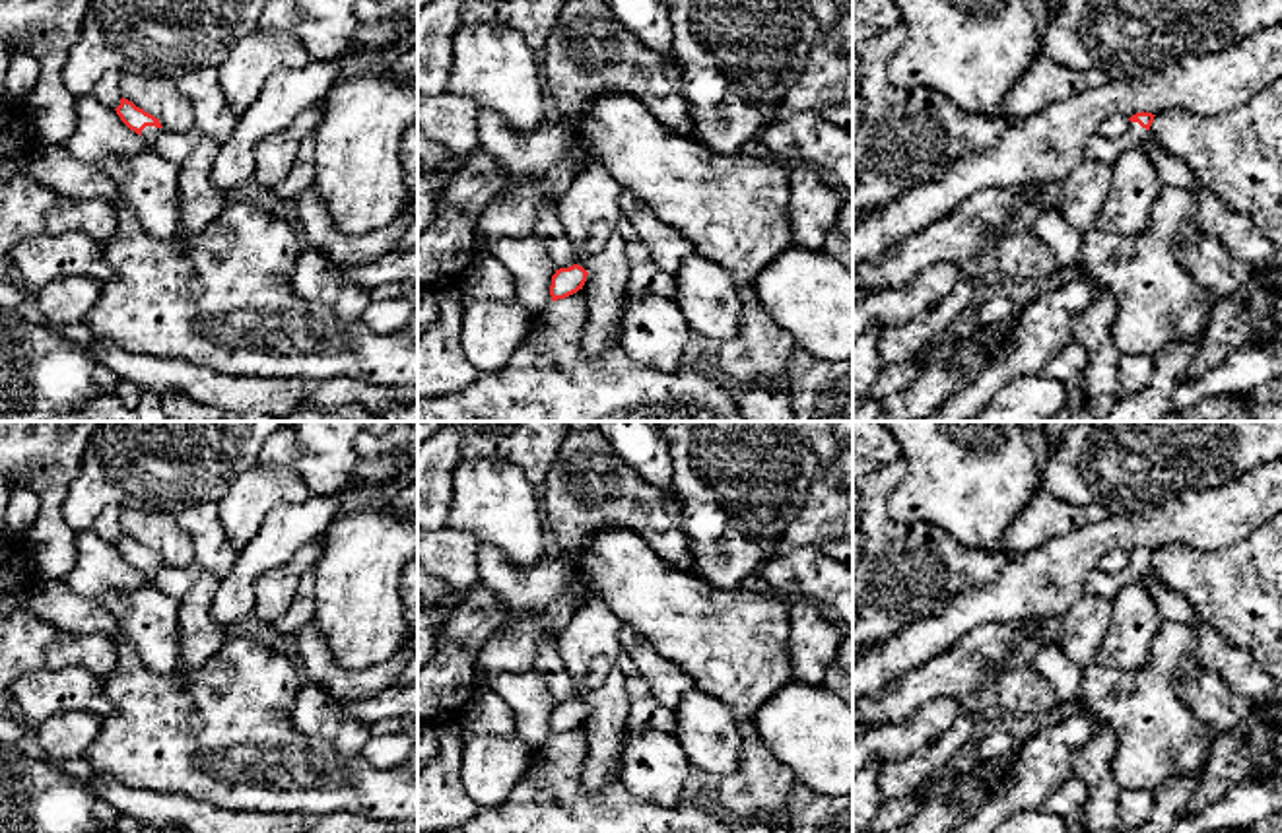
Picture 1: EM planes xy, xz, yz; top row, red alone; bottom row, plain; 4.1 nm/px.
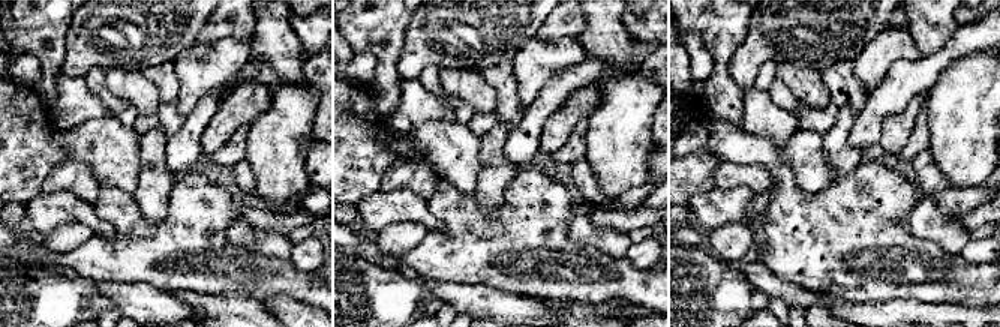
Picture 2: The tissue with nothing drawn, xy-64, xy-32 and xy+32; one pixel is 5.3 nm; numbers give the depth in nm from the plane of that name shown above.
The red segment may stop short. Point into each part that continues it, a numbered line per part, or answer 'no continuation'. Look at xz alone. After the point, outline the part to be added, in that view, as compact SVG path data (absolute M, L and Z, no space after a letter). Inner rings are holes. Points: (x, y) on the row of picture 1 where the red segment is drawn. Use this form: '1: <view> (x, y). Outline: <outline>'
no continuation

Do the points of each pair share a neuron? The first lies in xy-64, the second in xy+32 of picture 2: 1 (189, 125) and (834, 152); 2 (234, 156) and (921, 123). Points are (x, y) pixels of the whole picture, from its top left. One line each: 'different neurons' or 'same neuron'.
1: different neurons
2: same neuron

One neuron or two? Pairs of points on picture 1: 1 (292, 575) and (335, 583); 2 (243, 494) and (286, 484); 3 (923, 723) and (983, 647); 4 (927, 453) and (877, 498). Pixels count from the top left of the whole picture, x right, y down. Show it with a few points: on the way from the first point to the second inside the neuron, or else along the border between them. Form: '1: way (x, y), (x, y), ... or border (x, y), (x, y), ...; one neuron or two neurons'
1: border (321, 540), (321, 558), (311, 569); two neurons
2: way (253, 494), (276, 486); one neuron
3: border (958, 698), (937, 698), (921, 705), (904, 723); two neurons
4: border (902, 457), (906, 476), (890, 496), (888, 515); two neurons

